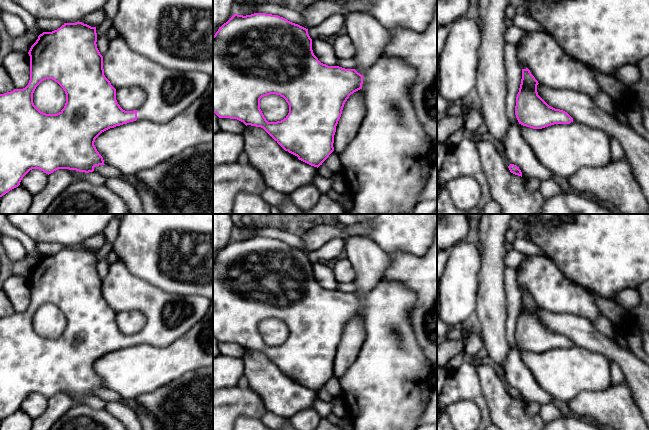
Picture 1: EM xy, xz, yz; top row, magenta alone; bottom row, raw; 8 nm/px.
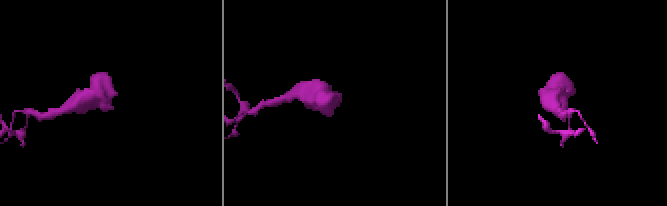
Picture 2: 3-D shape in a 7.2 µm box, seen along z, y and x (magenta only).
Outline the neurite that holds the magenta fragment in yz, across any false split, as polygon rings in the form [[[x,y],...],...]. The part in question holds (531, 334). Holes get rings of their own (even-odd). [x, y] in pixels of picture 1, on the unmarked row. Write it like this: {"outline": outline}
{"outline": [[[528,292],[522,293],[515,330],[515,339],[519,348],[533,353],[542,353],[554,348],[573,346],[573,342],[567,336],[549,330],[538,319],[538,308]]]}

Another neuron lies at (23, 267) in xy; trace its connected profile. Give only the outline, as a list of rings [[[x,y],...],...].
[[[27,254],[22,260],[13,263],[12,273],[13,275],[28,277],[31,270],[36,266],[37,263],[38,259]]]

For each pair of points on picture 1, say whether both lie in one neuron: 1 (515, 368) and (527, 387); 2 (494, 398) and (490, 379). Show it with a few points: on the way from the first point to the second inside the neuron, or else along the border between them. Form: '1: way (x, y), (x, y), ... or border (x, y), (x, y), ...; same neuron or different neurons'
1: way (519, 373), (524, 382); same neuron
2: way (494, 393), (491, 384); same neuron

